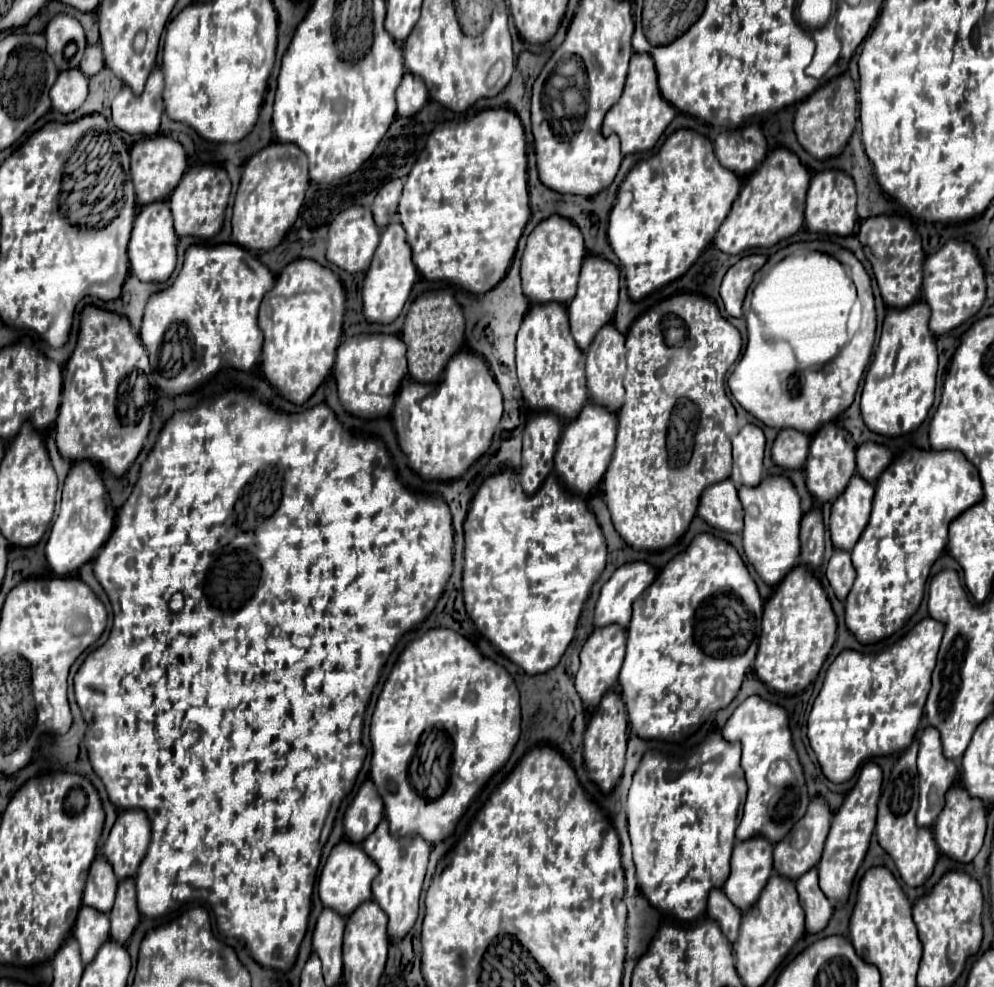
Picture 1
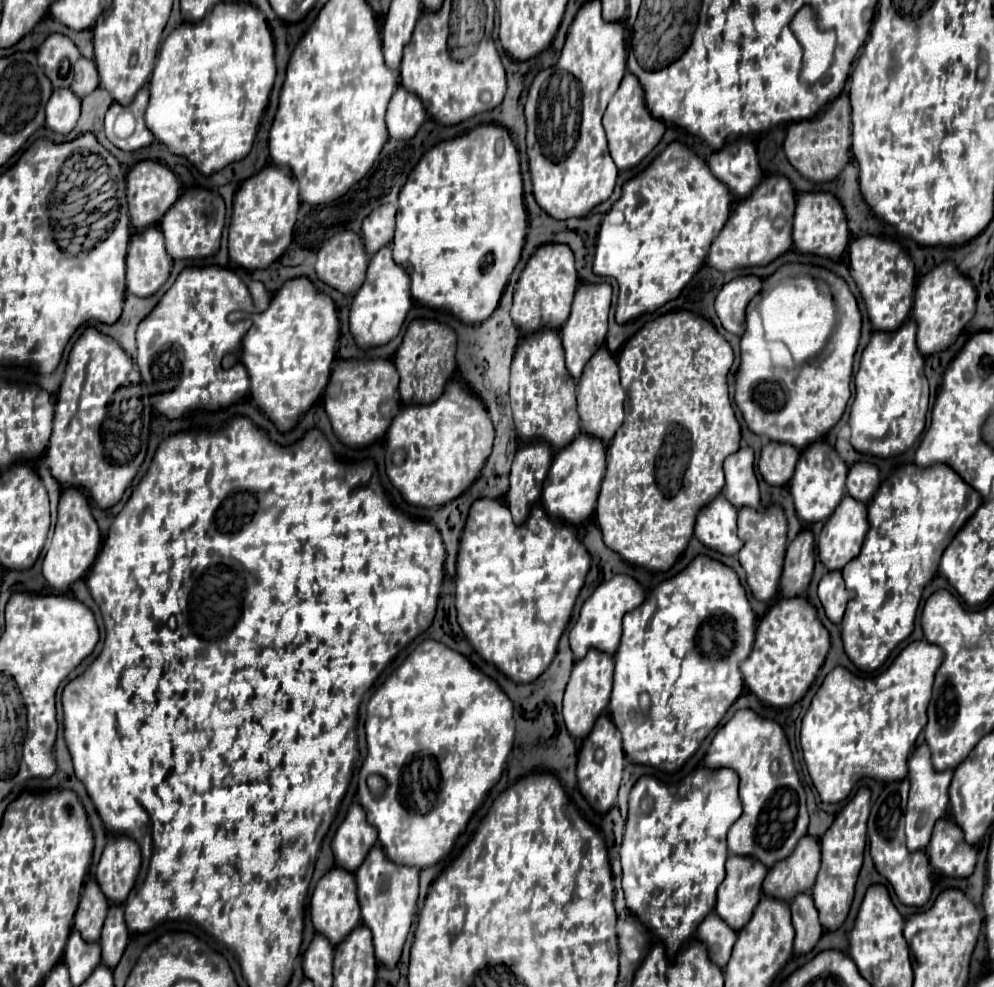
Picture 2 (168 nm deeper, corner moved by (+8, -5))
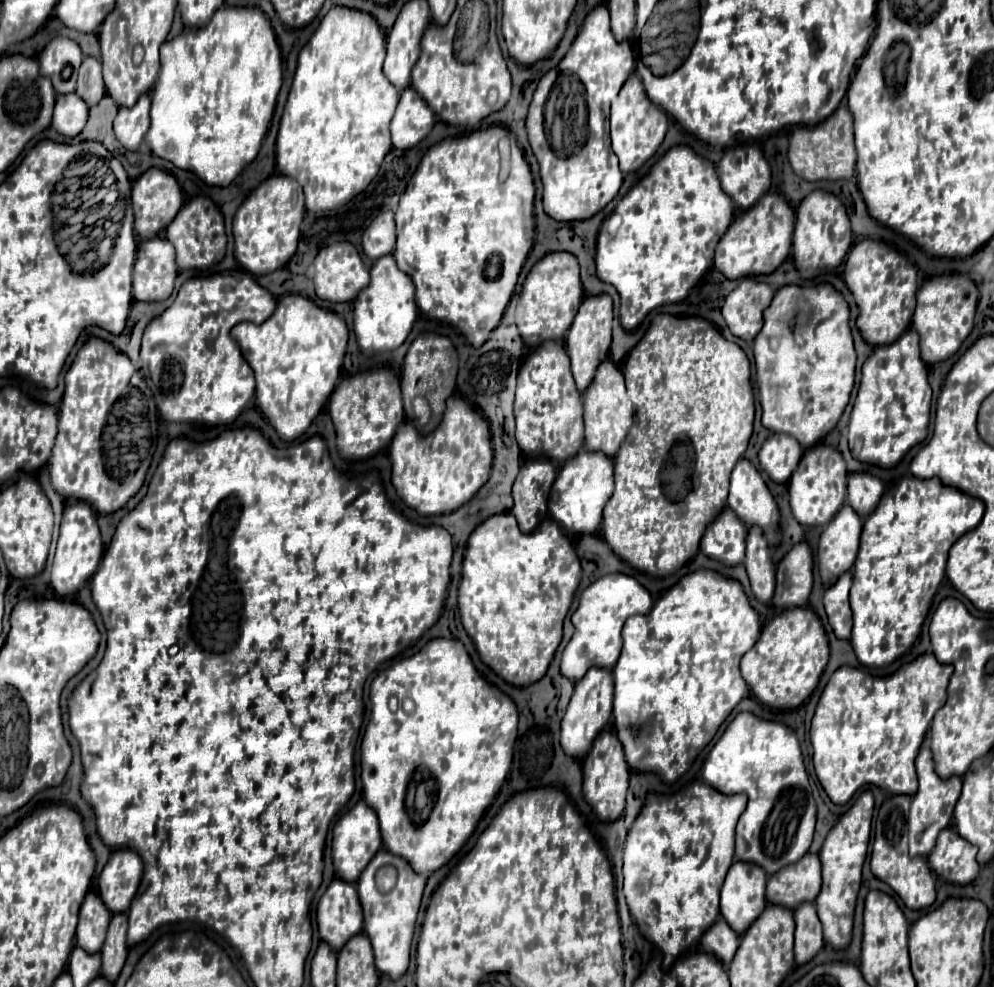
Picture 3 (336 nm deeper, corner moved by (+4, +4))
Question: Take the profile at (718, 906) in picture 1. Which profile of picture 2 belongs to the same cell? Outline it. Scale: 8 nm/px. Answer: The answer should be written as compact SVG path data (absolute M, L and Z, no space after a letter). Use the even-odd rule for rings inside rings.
M713 913L707 915L703 923L697 927L697 937L701 943L707 945L709 959L723 969L729 963L733 943L737 941L737 933L717 913Z

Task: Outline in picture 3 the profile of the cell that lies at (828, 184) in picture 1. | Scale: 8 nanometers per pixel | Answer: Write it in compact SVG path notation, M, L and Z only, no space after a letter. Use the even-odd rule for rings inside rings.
M811 192L807 198L801 200L797 208L797 224L793 234L793 260L805 278L813 278L817 270L823 268L837 268L849 252L851 242L853 234L849 216L845 212L845 206L833 194Z

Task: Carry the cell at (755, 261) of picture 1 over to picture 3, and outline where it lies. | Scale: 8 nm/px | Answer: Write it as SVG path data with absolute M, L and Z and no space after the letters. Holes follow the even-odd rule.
M751 276L741 278L739 286L729 292L723 304L723 318L729 330L751 342L763 326L763 310L769 306L775 290L765 284L757 282Z

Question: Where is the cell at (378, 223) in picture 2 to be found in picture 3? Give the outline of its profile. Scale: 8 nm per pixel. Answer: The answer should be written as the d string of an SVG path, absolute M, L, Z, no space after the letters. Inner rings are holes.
M385 210L375 216L375 220L369 224L369 228L363 234L363 252L377 260L385 254L391 254L395 250L395 220L393 212Z

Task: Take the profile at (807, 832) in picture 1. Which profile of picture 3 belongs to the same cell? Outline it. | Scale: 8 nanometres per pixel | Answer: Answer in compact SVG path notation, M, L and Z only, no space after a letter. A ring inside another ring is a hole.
M805 854L805 858L785 866L767 880L767 902L781 904L785 908L797 908L801 902L813 902L821 890L821 860L817 854Z

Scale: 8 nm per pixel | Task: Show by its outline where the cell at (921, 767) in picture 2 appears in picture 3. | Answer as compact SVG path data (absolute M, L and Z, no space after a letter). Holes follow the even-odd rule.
M923 746L919 750L915 766L917 766L917 776L919 776L919 788L913 794L909 820L907 820L907 824L909 824L909 854L911 856L927 856L935 846L935 838L937 838L939 830L943 830L945 826L951 824L953 808L955 808L955 802L961 794L961 778L959 776L941 778L935 772L933 754L927 746Z

